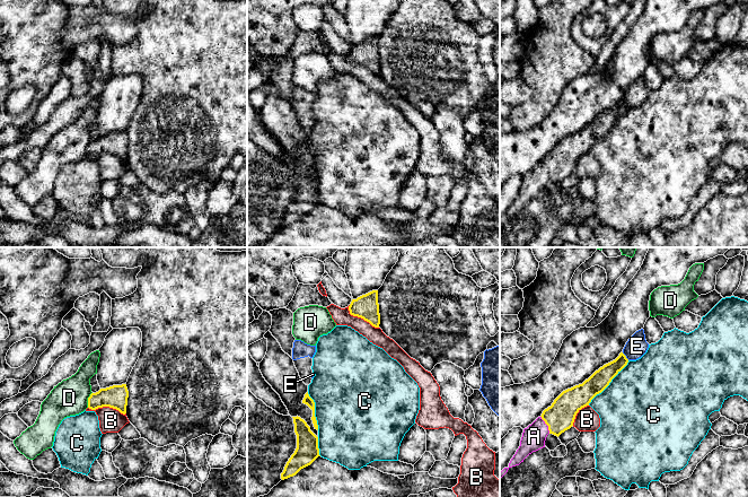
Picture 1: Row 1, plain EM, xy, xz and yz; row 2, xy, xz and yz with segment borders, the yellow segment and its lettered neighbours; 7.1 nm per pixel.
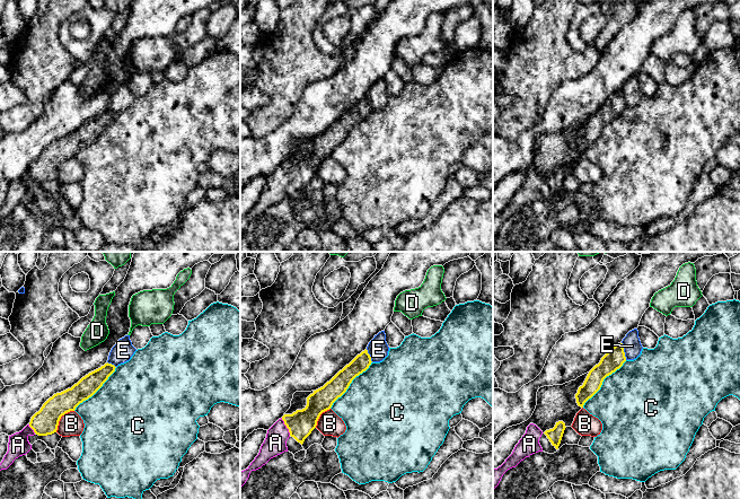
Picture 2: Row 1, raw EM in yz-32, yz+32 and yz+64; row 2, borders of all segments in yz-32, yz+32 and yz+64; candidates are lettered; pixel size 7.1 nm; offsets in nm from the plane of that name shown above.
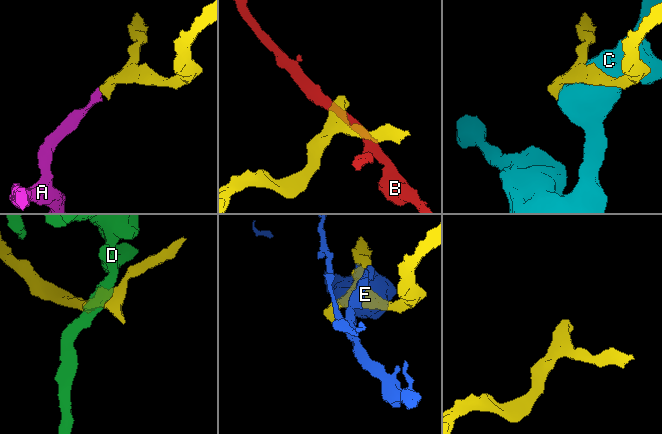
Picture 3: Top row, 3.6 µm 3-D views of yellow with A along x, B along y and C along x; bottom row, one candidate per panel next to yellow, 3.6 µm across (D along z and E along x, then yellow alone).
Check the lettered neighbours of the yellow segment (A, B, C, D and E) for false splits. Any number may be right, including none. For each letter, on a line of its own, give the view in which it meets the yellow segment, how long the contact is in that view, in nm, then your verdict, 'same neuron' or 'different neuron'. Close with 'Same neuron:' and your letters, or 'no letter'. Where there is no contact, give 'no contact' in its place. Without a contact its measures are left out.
A: contact in yz; length 140 nm; same neuron
B: contact in xy; length 280 nm; different neuron
C: contact in yz; length 440 nm; different neuron
D: contact in xy; length 120 nm; different neuron
E: contact in yz; length 80 nm; different neuron
Same neuron: A

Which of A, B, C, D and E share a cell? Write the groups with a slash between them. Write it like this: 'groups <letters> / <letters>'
groups A / B / C / D / E

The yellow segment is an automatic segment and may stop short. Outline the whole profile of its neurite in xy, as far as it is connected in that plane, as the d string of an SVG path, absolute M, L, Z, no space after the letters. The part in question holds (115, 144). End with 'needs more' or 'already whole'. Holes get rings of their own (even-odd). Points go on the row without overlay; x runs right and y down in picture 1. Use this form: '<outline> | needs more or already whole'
M126 131L113 132L106 136L100 136L96 140L91 140L88 145L88 155L96 157L98 155L109 154L125 162L127 145L129 138Z | already whole

